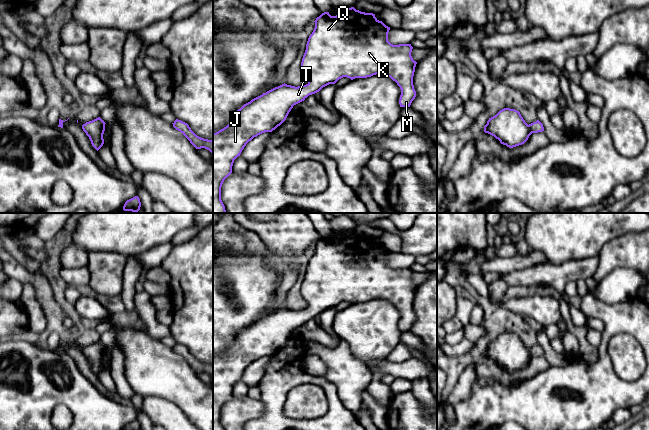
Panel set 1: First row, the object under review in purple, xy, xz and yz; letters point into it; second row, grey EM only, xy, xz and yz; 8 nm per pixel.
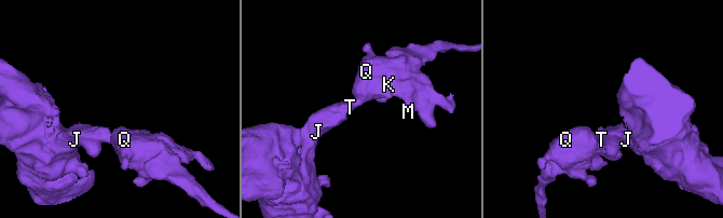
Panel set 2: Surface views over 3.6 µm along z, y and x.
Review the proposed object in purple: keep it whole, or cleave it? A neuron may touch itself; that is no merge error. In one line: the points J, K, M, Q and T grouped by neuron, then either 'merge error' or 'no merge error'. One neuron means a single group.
J K M Q T; no merge error

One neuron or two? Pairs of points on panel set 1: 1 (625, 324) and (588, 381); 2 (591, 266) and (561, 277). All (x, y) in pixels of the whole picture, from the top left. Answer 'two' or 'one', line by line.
1: one
2: one

